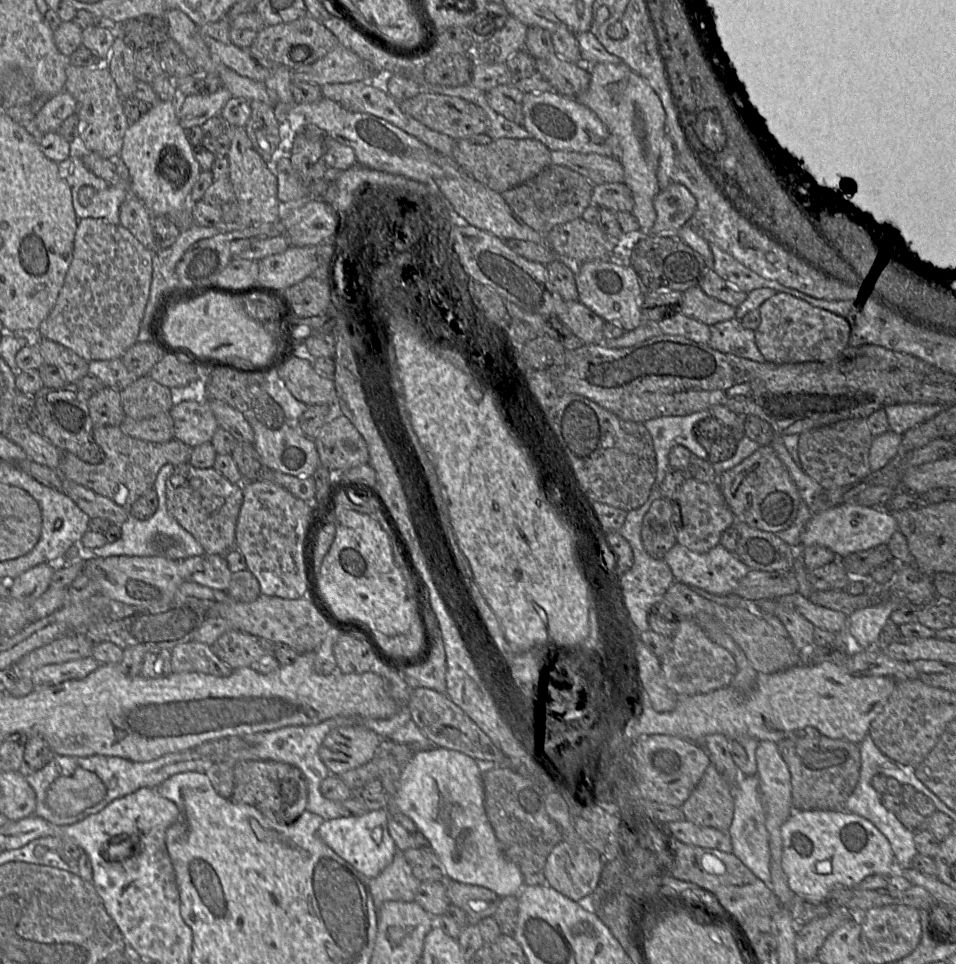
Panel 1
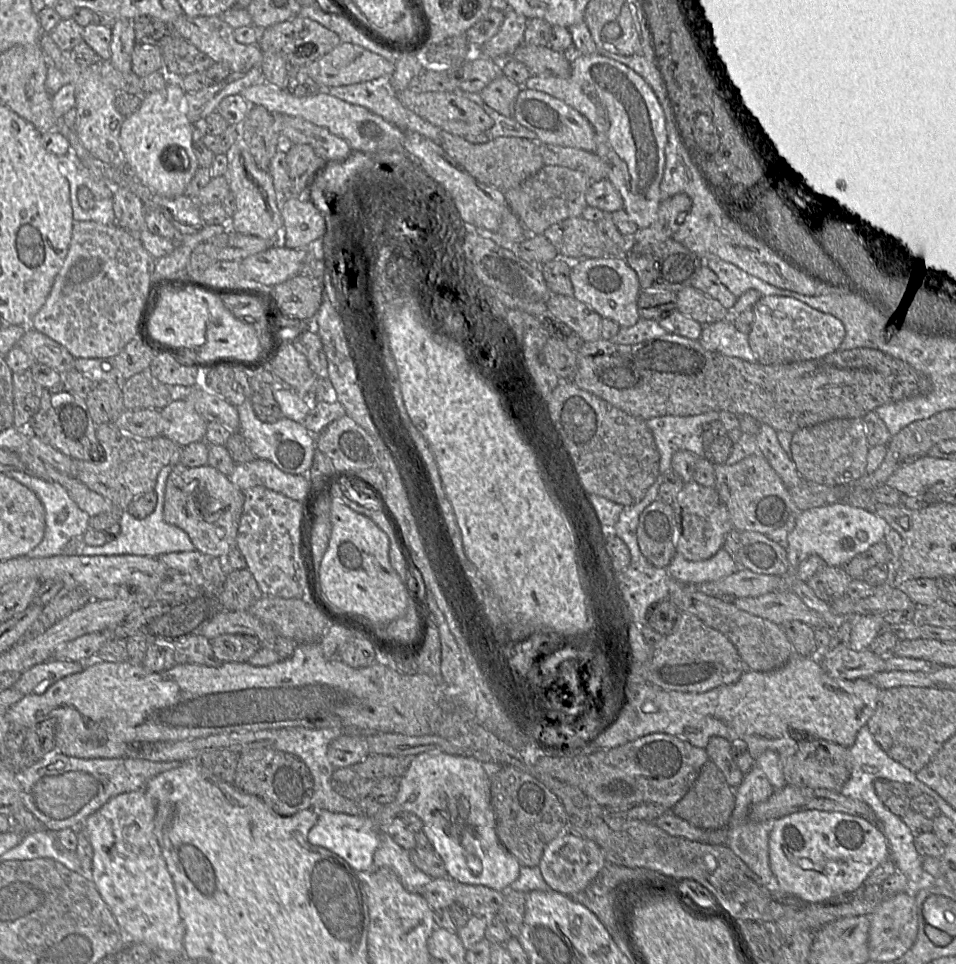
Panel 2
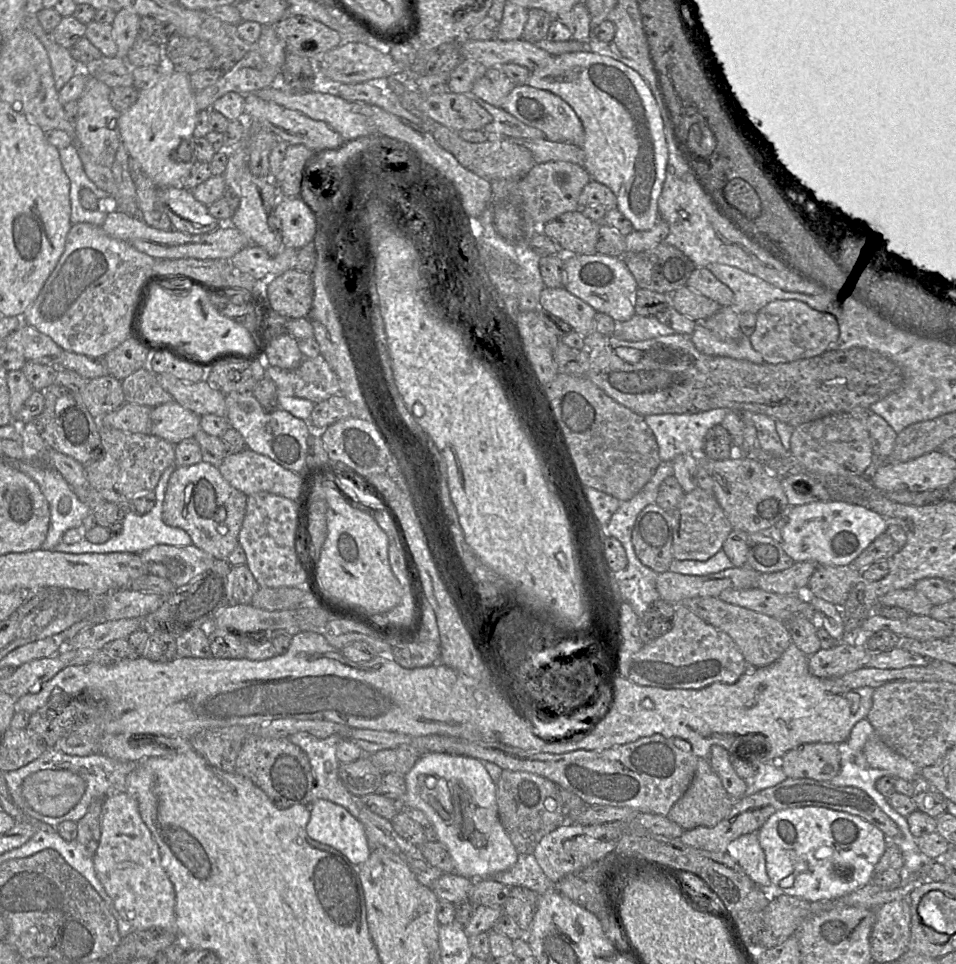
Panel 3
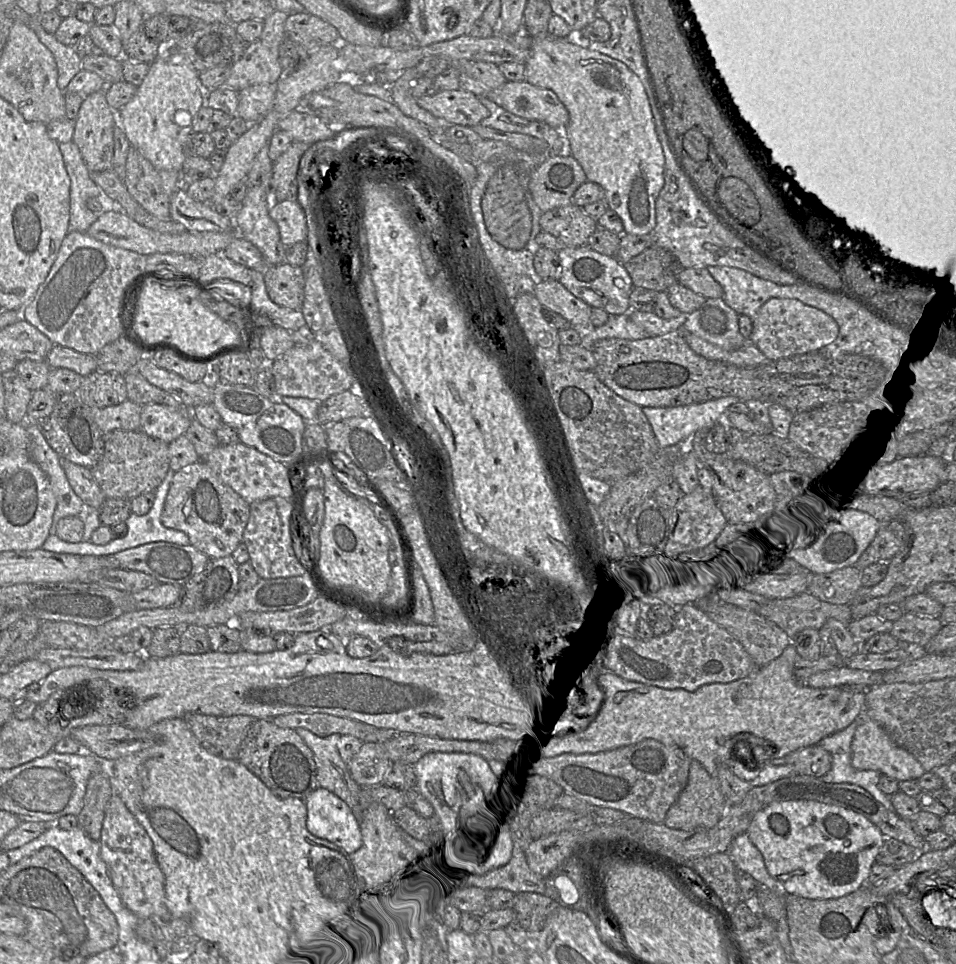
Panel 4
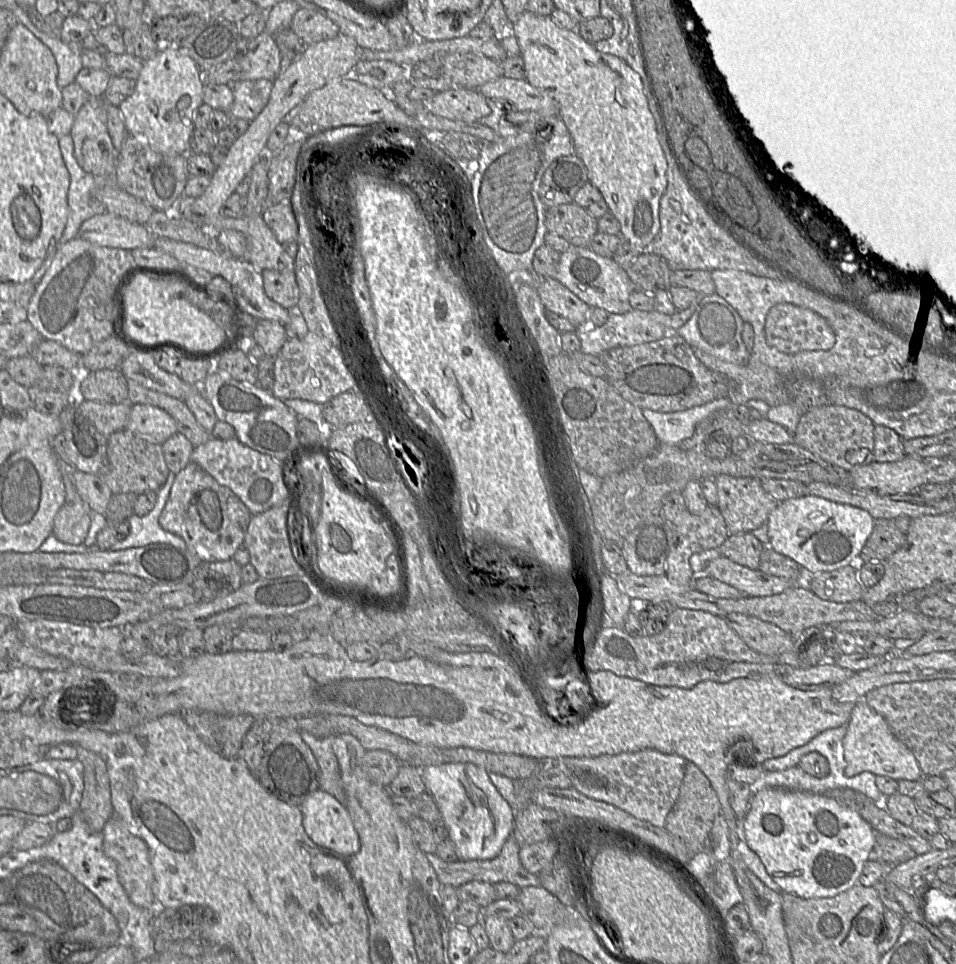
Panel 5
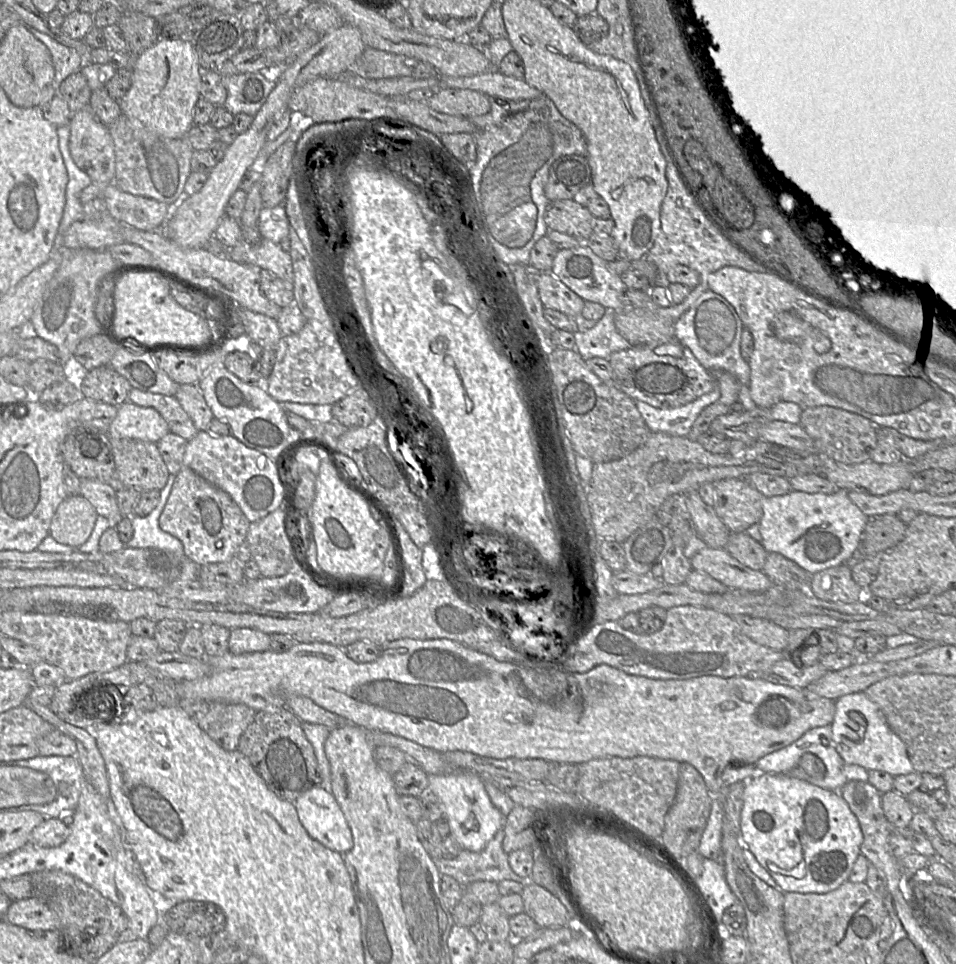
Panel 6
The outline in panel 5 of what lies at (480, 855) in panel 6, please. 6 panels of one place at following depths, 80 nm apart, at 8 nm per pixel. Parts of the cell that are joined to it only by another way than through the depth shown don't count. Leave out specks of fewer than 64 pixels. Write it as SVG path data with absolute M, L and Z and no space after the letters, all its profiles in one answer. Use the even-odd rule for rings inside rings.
M510 836L504 843L501 852L497 857L490 860L471 860L471 861L453 861L445 862L436 854L426 853L426 858L434 868L439 882L443 885L459 887L470 881L483 881L491 884L505 881L523 887L539 887L540 880L538 875L528 872L521 864L519 859L520 846L515 837Z

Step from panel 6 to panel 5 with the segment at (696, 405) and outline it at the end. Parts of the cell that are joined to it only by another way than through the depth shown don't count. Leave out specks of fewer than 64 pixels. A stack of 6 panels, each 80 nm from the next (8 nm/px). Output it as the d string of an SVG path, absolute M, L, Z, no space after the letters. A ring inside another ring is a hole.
M723 397L684 411L671 413L660 413L650 409L641 411L653 428L659 444L674 446L692 437L701 421L716 417L719 412L730 411L732 407L730 397Z

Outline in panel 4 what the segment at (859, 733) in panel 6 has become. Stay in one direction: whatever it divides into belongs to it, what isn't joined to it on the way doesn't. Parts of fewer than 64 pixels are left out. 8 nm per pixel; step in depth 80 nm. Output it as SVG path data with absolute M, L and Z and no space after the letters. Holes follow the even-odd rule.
M872 719L865 720L855 731L851 764L857 770L875 770L897 781L918 780L926 772L910 752L895 744L884 728Z

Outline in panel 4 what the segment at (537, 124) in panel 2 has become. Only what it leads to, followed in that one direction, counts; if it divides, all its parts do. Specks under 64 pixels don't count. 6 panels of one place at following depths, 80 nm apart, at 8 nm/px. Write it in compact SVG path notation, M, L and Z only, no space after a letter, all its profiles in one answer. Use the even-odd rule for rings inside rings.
M525 80L506 81L500 87L490 91L486 96L512 114L525 119L544 122L555 129L563 130L569 122L567 108L552 90L539 88Z

